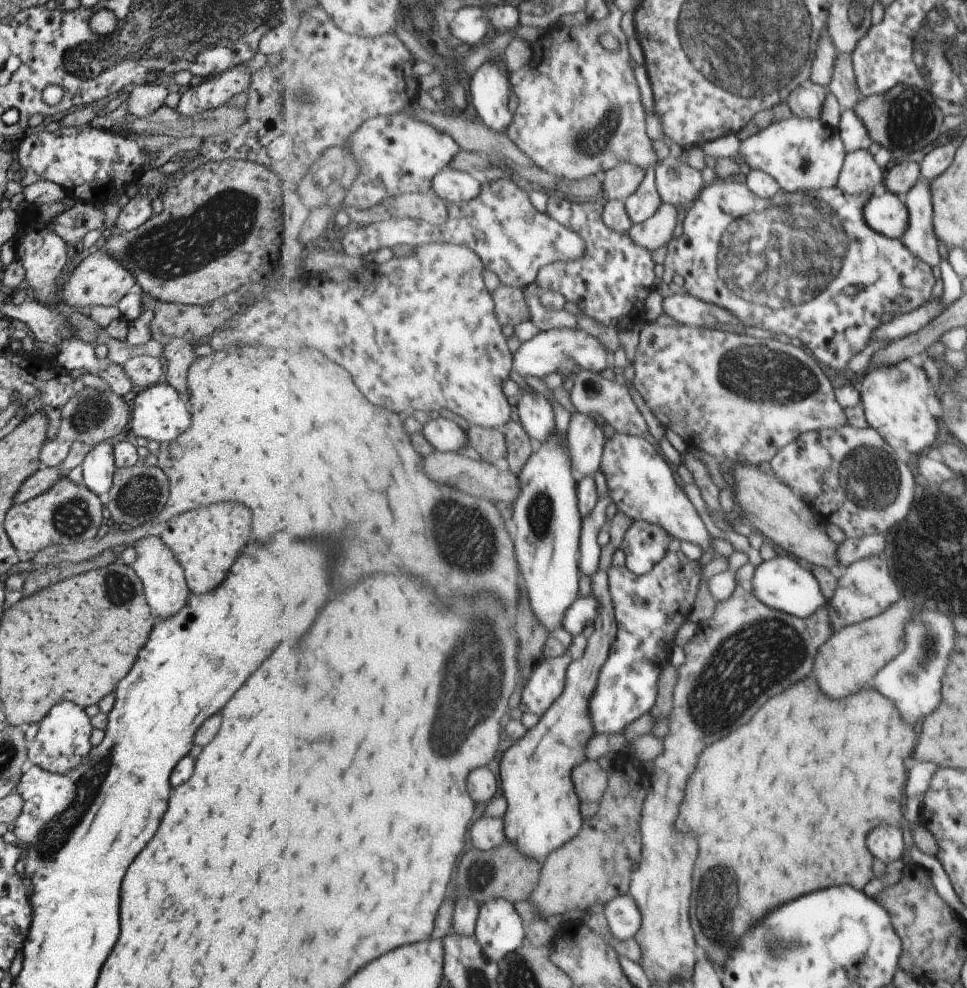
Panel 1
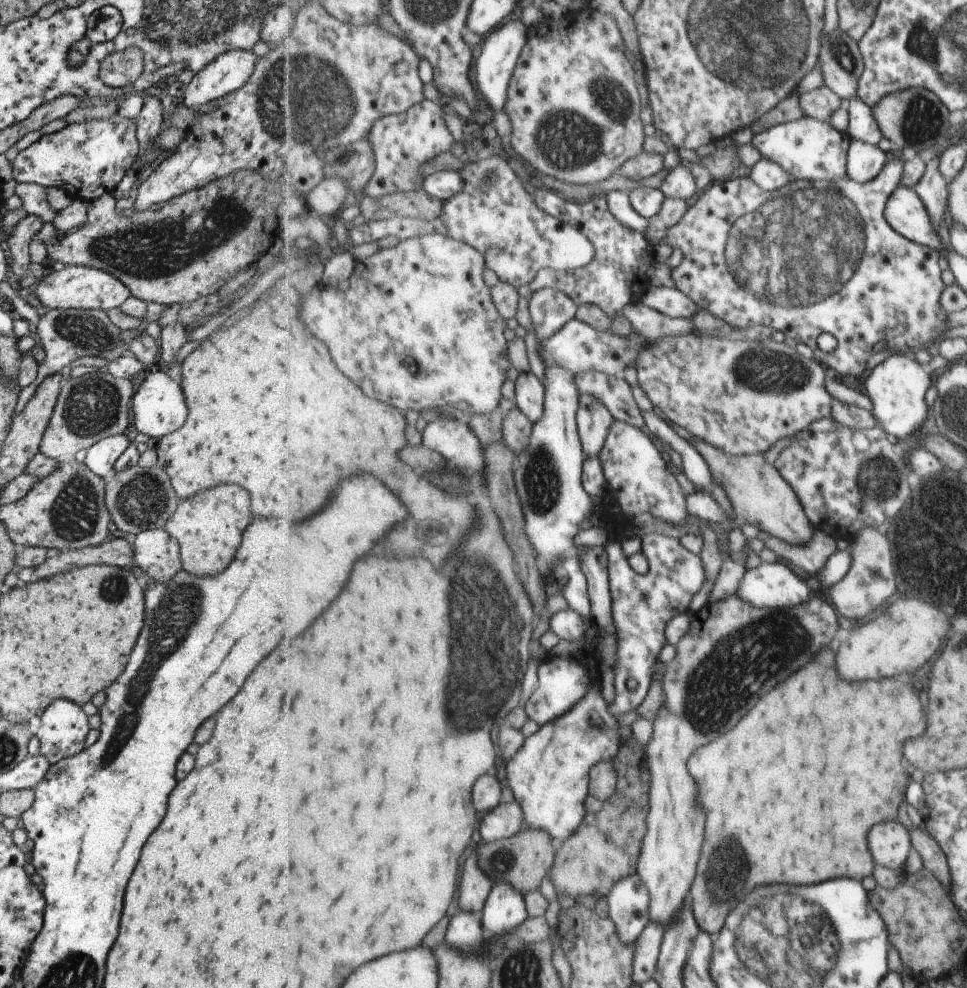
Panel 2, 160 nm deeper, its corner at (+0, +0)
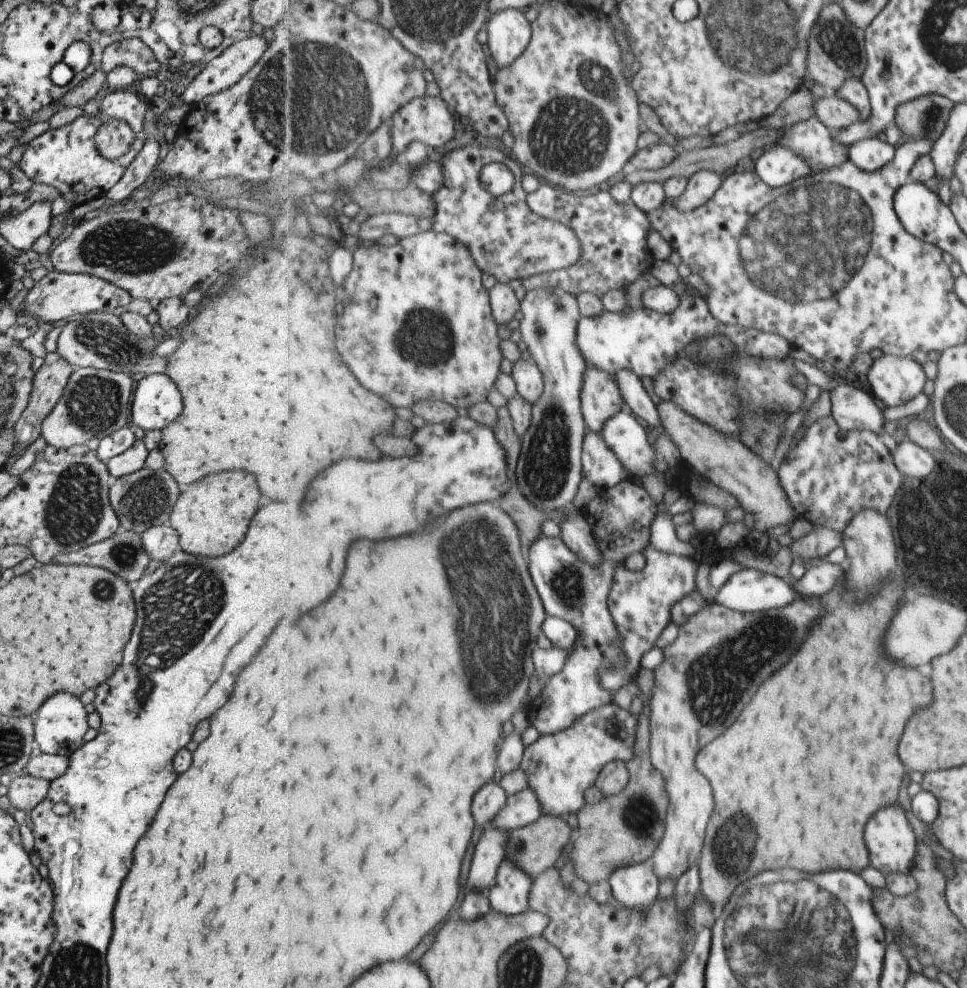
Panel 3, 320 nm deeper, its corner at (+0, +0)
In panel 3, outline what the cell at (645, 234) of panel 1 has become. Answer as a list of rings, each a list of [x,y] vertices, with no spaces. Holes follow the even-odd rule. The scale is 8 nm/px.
[[[700,170],[688,179],[685,192],[673,204],[683,212],[695,210],[715,196],[723,181],[714,170]]]

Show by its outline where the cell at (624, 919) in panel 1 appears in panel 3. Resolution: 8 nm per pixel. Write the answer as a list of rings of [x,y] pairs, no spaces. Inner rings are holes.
[[[651,860],[619,867],[610,883],[616,898],[630,909],[648,909],[660,896],[660,878]]]

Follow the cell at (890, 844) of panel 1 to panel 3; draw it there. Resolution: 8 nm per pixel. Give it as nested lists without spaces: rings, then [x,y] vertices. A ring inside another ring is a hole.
[[[899,804],[879,810],[879,814],[875,814],[875,818],[871,818],[871,822],[867,824],[867,846],[870,850],[871,865],[881,872],[886,875],[891,873],[911,875],[917,863],[918,837],[908,818],[908,811]]]

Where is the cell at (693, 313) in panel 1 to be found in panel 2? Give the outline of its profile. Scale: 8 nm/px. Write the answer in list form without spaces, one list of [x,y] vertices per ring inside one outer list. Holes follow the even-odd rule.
[[[652,286],[642,296],[641,302],[673,318],[691,318],[701,309],[676,286]]]

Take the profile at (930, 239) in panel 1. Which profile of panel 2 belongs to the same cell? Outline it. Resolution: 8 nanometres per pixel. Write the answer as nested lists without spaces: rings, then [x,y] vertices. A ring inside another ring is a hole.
[[[935,156],[927,163],[925,174],[915,188],[923,202],[926,202],[936,227],[947,212],[948,197],[948,182],[940,169],[940,156]]]

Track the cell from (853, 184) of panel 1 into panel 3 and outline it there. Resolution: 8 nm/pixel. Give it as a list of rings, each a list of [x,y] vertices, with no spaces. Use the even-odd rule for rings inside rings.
[[[873,137],[852,144],[849,158],[863,170],[873,172],[889,164],[895,158],[896,151],[896,146]]]

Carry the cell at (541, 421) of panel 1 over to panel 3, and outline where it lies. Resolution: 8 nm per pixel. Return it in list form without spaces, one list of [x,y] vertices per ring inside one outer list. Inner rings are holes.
[[[525,354],[513,364],[511,374],[516,380],[518,394],[534,405],[544,391],[544,376],[538,364]]]

